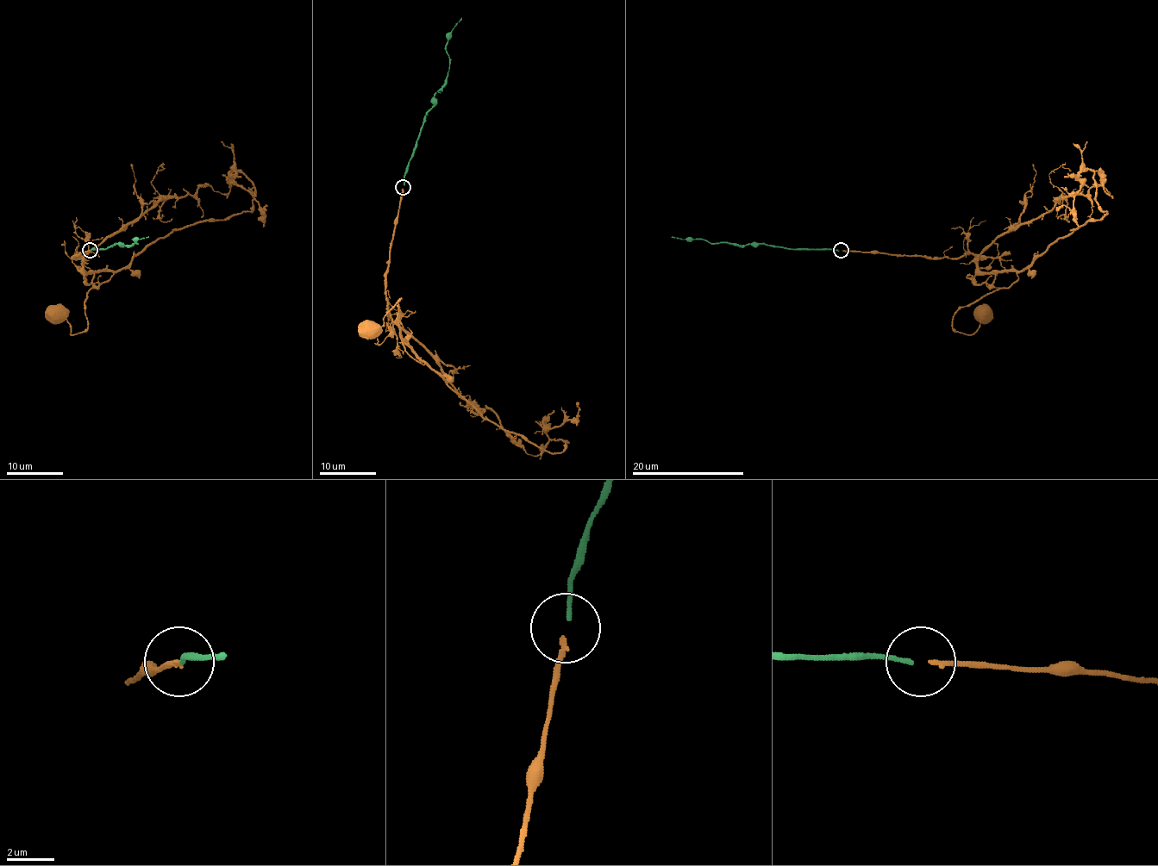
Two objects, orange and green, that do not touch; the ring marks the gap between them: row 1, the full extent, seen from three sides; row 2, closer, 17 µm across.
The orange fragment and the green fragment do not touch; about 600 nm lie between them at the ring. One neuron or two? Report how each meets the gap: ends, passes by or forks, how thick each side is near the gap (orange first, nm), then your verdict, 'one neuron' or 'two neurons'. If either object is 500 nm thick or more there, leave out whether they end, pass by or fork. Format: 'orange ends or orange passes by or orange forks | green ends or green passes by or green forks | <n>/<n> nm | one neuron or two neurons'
orange ends | green ends | 200/180 nm | one neuron

